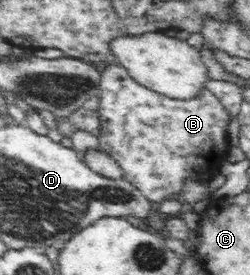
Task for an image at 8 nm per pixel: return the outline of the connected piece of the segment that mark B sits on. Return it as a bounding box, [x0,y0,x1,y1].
[96,65,231,206]

